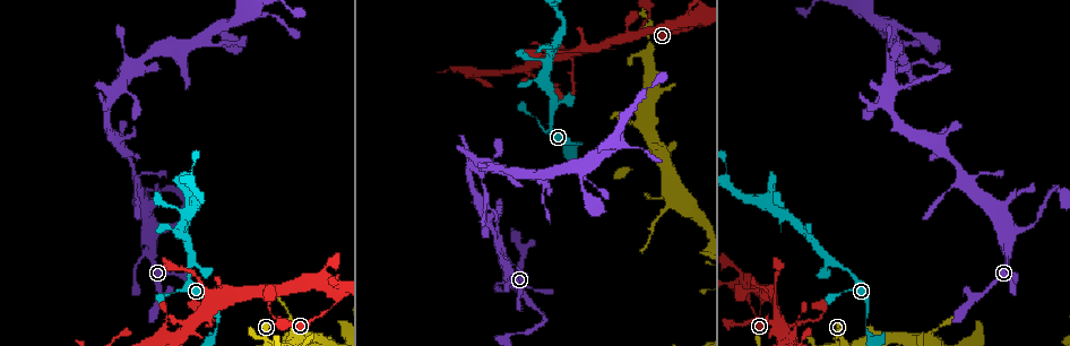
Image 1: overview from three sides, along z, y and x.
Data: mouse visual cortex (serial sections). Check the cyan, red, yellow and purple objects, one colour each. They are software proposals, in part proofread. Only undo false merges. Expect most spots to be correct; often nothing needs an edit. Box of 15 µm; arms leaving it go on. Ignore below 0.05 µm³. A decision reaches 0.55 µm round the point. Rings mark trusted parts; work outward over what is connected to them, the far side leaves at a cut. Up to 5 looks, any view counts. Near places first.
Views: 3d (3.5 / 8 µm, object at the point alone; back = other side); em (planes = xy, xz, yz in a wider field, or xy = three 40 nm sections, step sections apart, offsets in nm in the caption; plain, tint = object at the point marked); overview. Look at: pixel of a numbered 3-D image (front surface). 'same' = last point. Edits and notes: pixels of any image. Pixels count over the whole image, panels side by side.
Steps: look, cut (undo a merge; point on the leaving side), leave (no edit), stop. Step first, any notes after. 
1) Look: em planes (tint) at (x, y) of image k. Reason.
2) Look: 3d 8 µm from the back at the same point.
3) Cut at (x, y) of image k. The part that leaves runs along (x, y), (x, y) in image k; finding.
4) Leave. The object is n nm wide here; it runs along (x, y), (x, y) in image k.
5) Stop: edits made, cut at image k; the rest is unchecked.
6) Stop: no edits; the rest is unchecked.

Look: 3d 3.5 µm at (226, 295) of image 1.

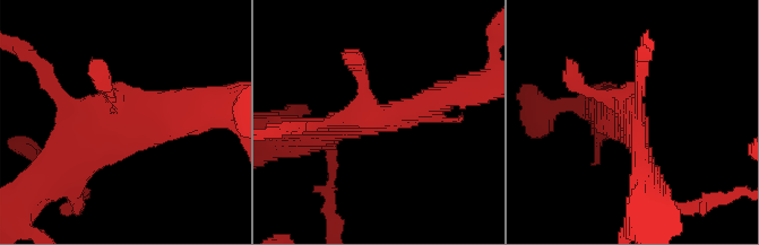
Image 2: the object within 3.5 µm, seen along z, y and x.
Look: em planes (tint) at (129, 118) of image 2. Shape alone is not enough.

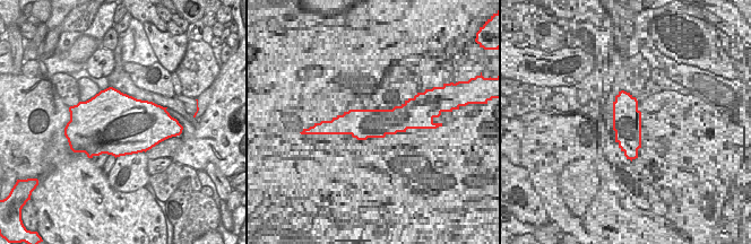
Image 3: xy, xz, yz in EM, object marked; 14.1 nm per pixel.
Leave. It runs along (198, 112), (131, 115), (69, 167) in image 2; continuous, no second cell.

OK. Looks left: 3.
Look: 3d 3.5 µm at (1007, 234) of image 1. Branch point.

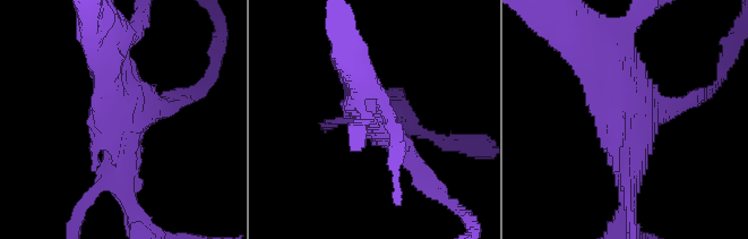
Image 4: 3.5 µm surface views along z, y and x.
Look: em xy step 1 (tint) at (626, 126) of image 4.

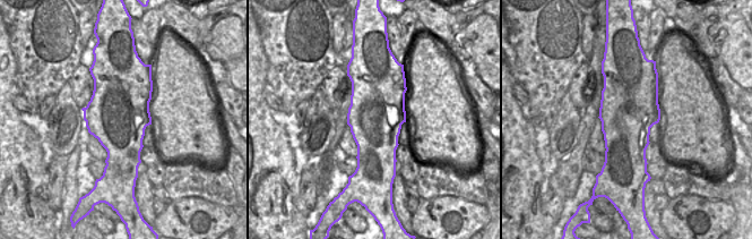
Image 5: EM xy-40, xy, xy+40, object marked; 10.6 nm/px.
Leave. The object is 600 nm wide here; it runs along (627, 201), (630, 131), (593, 61) in image 4; all the same cell.

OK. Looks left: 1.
Stop: no edits; the rest is unchecked.

